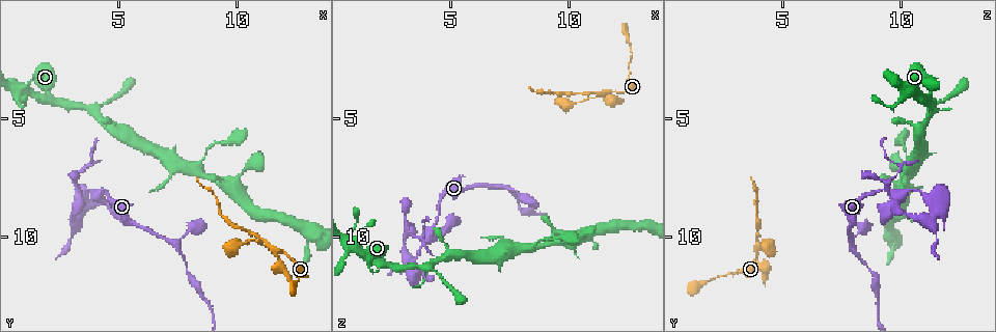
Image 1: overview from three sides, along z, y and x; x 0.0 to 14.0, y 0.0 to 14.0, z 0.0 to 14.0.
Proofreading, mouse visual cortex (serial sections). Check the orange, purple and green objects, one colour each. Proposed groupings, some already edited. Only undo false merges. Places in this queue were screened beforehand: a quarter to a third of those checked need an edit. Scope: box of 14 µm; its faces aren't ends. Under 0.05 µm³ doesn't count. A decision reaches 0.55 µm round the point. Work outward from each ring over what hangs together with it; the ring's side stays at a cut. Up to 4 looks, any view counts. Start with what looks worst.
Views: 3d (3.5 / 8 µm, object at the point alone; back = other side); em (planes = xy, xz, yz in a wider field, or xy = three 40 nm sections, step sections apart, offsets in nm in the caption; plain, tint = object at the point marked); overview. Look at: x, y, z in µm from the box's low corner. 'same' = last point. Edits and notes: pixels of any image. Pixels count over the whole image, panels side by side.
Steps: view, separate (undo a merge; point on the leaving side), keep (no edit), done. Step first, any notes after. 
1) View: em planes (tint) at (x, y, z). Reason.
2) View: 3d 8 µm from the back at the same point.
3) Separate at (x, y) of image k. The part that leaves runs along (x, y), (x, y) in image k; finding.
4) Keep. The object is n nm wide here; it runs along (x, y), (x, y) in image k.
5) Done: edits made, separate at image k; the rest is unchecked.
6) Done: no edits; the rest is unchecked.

View: em xy step 3 (tint) at (2.0, 4.1, 11.2). Thin neck.

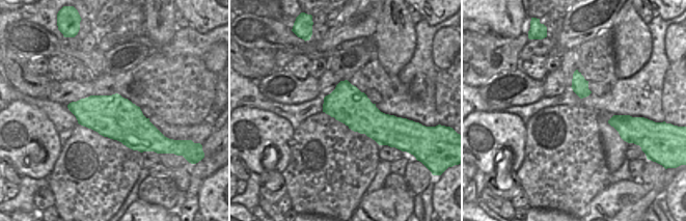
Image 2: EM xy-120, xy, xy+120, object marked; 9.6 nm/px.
View: 3d 3.5 µm at the same point. Wider look.

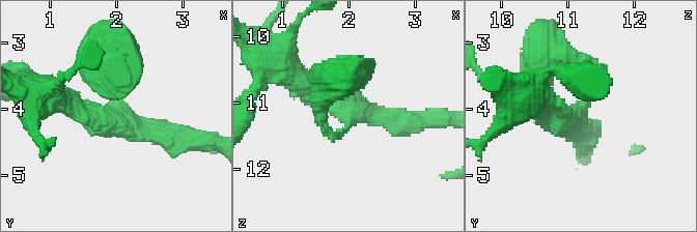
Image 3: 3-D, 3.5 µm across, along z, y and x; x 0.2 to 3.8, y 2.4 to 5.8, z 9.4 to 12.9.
Keep. One cell here.

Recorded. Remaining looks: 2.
View: 3d 3.5 µm at (3.8, 4.6, 11.2). Arms part here.

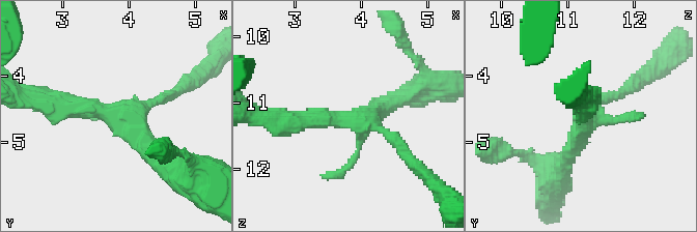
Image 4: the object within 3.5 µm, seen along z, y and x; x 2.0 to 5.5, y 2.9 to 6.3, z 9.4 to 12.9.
View: em xy step 5 (tint) at (3.90, 4.60, 11.25). Need the tissue.

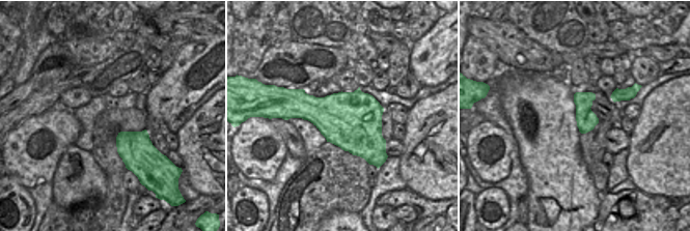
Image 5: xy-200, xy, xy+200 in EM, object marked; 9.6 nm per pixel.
Keep. It runs along (53, 105), (120, 114), (168, 166) in image 4; all the same cell.

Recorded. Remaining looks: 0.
Done: no edits; the rest is unchecked.

